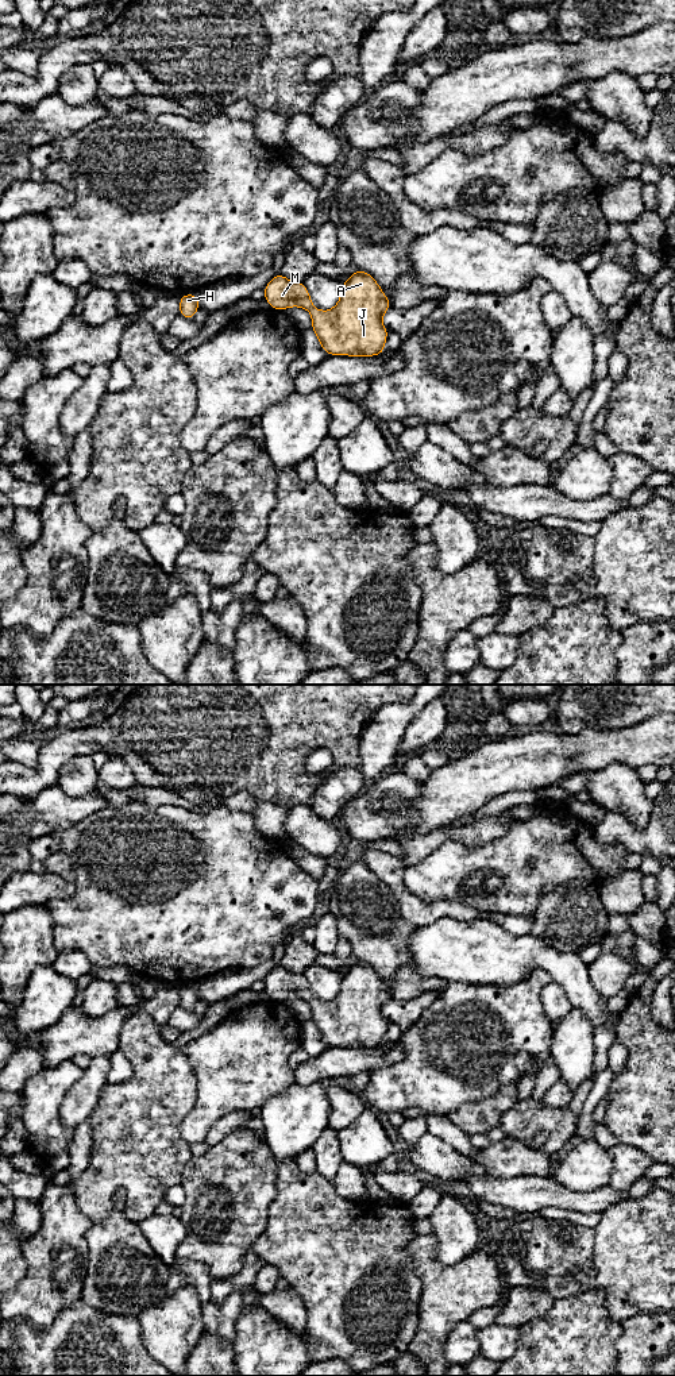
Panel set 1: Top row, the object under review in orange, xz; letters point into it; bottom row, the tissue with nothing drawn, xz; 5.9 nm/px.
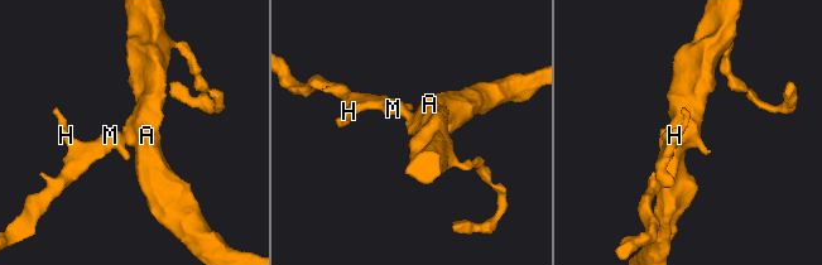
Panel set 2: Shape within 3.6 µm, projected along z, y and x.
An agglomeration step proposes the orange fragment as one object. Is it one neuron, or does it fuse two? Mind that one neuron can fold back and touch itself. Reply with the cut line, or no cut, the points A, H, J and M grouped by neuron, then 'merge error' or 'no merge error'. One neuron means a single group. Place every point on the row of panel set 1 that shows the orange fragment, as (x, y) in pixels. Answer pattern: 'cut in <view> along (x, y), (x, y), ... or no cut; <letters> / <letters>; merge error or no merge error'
no cut; A H J M; no merge error

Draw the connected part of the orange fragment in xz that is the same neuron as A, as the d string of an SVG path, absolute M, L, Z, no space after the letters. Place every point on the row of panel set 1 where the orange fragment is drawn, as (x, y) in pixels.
M356 269L350 275L342 285L339 302L329 311L315 308L304 282L290 281L279 273L263 293L271 309L306 309L312 331L328 355L377 356L385 351L389 331L382 319L392 302L367 271Z

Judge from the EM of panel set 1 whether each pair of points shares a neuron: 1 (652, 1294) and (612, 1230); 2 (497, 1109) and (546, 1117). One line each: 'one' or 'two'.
1: one
2: one

